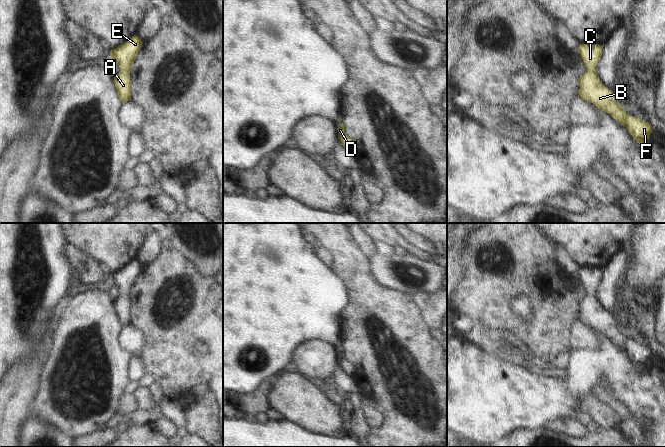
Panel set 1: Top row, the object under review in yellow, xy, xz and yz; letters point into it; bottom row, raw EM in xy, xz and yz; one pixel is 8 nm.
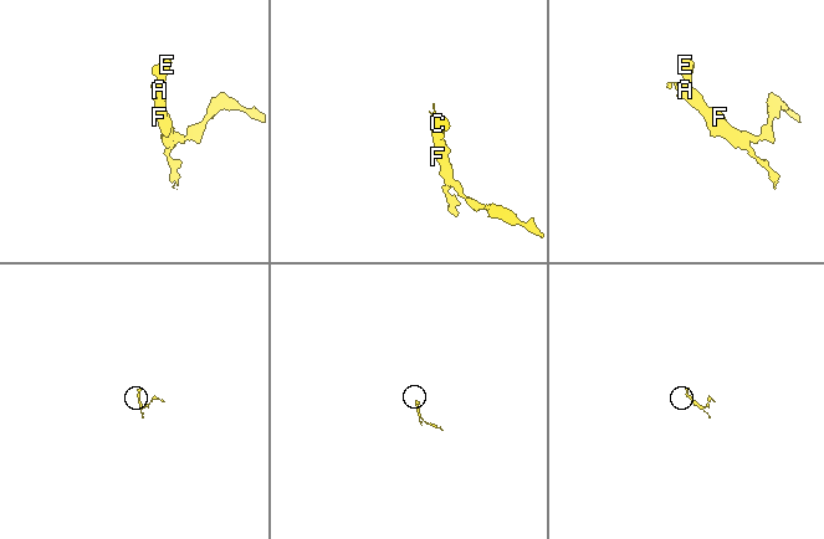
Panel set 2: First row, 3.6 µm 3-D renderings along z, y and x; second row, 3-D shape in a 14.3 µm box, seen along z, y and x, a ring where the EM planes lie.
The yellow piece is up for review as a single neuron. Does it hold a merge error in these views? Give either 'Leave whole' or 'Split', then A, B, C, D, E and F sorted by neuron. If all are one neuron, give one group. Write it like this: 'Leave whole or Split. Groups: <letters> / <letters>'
Leave whole. Groups: A B C D E F

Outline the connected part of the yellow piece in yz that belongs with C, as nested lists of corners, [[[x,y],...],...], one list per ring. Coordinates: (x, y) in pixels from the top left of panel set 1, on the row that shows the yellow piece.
[[[582,43],[577,51],[581,54],[587,68],[587,71],[578,78],[578,96],[611,114],[618,123],[627,128],[633,139],[640,145],[644,145],[653,130],[651,124],[628,114],[618,103],[613,92],[601,82],[597,74],[596,69],[603,54],[603,46]]]

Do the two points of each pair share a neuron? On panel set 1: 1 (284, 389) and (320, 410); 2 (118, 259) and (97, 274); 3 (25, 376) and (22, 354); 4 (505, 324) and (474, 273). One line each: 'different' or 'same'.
1: same
2: different
3: different
4: same

